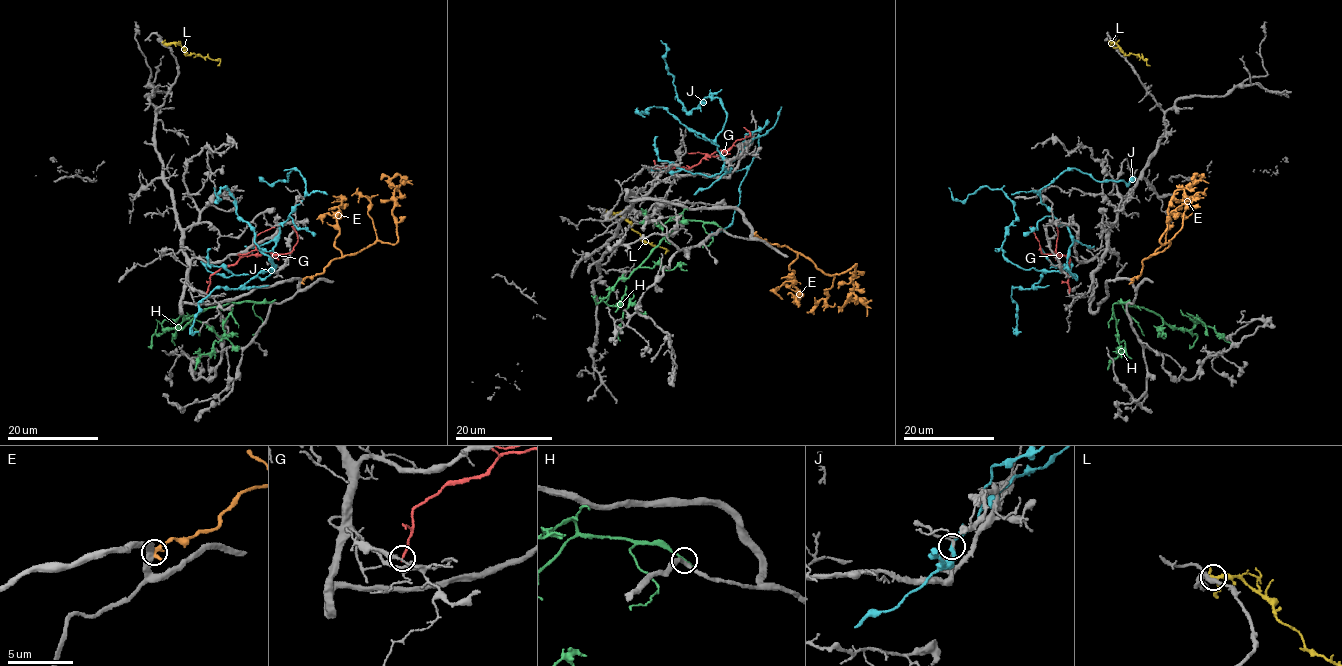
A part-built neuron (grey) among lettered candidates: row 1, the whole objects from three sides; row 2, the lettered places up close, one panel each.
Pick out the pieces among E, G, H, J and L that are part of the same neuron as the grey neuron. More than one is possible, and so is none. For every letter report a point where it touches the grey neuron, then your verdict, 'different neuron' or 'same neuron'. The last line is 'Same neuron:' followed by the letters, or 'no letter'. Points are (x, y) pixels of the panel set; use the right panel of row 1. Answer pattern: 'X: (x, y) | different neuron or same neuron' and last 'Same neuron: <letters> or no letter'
E: (1132, 281) | different neuron
G: (1069, 293) | different neuron
H: (1126, 302) | different neuron
J: (1065, 225) | different neuron
L: (1112, 44) | different neuron
Same neuron: no letter

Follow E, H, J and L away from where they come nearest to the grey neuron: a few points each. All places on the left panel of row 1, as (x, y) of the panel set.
E: (301, 281), (347, 255), (397, 241), (390, 182), (397, 175), (407, 183)
H: (271, 301), (209, 307), (182, 328), (165, 330), (162, 323), (165, 320), (184, 316), (172, 338), (174, 345)
J: (278, 225), (273, 268), (266, 271), (275, 267), (236, 212), (236, 202), (225, 186), (218, 201), (213, 187)
L: (163, 43), (178, 43), (186, 55), (219, 59), (217, 65)

